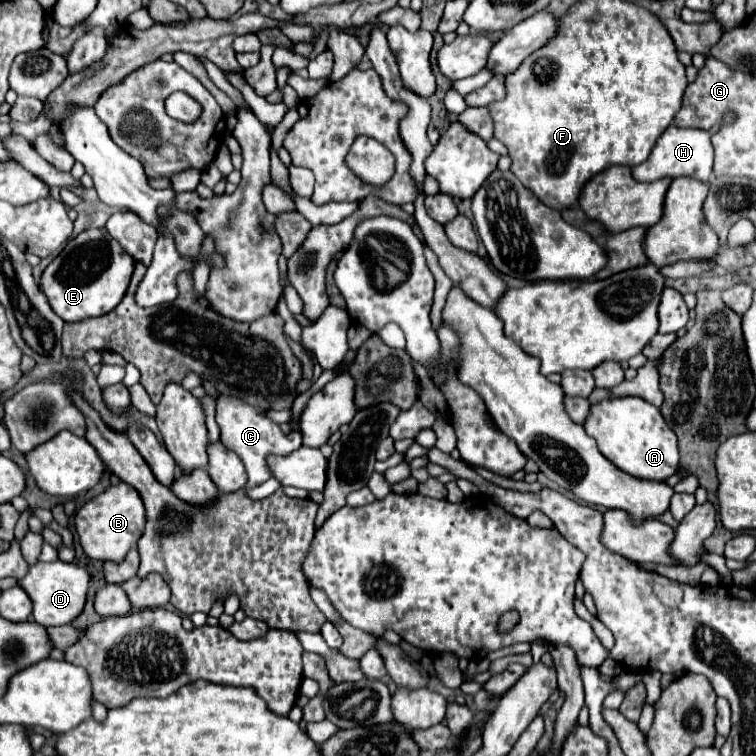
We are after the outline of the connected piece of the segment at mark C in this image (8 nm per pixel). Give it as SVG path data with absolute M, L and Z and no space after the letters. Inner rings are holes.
M227 395L219 397L219 401L217 401L217 425L221 429L221 443L241 457L241 461L247 469L247 477L249 477L247 487L249 489L265 483L271 477L269 469L265 465L267 455L271 455L271 453L287 455L287 453L301 447L301 433L291 431L285 435L277 423L263 417L263 411L259 407L251 407L237 397L227 397Z

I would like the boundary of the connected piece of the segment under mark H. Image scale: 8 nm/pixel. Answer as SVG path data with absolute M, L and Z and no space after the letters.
M667 127L665 133L657 139L657 145L653 147L649 159L641 165L633 167L633 177L643 183L651 183L663 177L675 179L675 177L695 177L697 181L709 183L713 173L713 147L709 141L709 135L703 129L679 129L679 127Z

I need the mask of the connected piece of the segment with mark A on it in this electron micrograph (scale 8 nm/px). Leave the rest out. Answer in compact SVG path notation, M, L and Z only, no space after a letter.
M615 397L593 403L585 421L587 435L595 437L599 451L625 473L649 481L665 481L679 469L679 447L675 433L667 427L661 411L641 397Z

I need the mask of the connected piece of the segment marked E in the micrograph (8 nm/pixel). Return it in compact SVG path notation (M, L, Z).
M87 229L73 237L65 249L47 265L41 275L39 287L47 297L51 309L67 323L77 323L91 317L101 317L113 311L123 299L131 273L133 257L107 235L105 229Z

